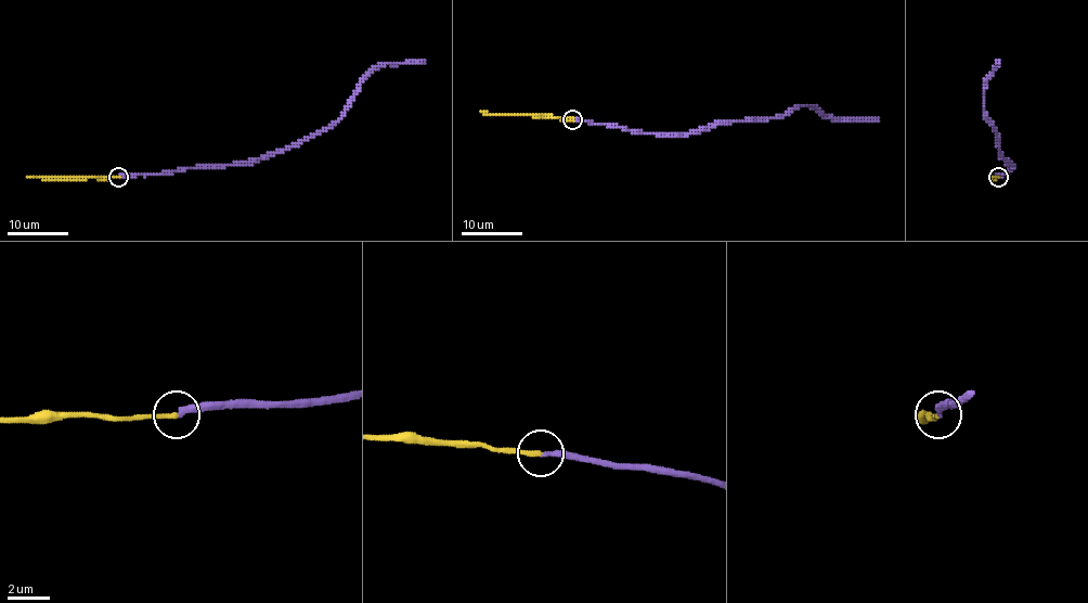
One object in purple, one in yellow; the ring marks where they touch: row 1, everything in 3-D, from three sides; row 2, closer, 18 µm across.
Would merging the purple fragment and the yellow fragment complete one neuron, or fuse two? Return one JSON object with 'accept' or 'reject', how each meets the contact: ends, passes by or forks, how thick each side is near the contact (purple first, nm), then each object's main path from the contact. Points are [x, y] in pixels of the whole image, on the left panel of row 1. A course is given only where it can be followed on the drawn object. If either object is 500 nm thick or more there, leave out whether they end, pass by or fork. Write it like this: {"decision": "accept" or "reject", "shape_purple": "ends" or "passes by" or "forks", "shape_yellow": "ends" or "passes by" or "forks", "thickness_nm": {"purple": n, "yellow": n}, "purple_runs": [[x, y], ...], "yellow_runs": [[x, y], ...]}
{"decision": "reject", "shape_purple": "ends", "shape_yellow": "ends", "thickness_nm": {"purple": 240, "yellow": 260}, "purple_runs": [[119, 178], [162, 175], [204, 165], [234, 165], [282, 152], [328, 128], [362, 80], [380, 65], [425, 61]], "yellow_runs": [[119, 178], [43, 179], [26, 176]]}

